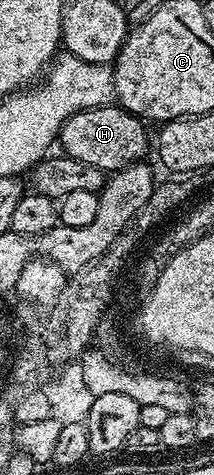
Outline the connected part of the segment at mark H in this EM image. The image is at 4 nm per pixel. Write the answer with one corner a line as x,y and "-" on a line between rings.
115,104
75,111
59,129
58,143
66,154
76,161
93,165
107,173
118,171
130,163
139,162
148,147
145,122

